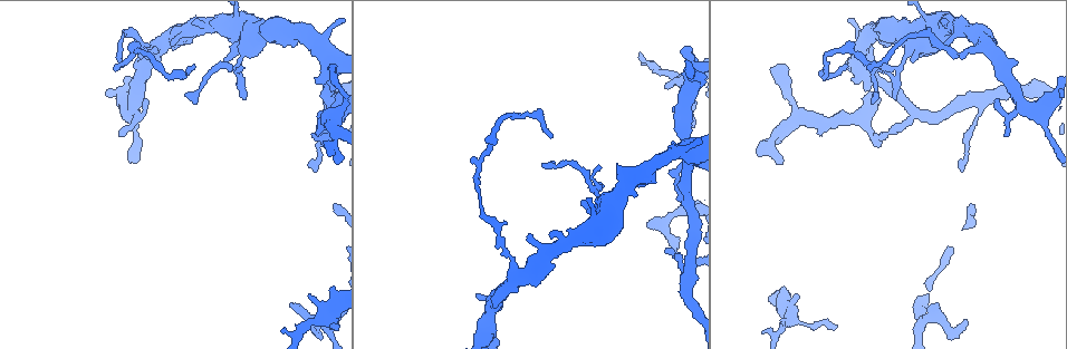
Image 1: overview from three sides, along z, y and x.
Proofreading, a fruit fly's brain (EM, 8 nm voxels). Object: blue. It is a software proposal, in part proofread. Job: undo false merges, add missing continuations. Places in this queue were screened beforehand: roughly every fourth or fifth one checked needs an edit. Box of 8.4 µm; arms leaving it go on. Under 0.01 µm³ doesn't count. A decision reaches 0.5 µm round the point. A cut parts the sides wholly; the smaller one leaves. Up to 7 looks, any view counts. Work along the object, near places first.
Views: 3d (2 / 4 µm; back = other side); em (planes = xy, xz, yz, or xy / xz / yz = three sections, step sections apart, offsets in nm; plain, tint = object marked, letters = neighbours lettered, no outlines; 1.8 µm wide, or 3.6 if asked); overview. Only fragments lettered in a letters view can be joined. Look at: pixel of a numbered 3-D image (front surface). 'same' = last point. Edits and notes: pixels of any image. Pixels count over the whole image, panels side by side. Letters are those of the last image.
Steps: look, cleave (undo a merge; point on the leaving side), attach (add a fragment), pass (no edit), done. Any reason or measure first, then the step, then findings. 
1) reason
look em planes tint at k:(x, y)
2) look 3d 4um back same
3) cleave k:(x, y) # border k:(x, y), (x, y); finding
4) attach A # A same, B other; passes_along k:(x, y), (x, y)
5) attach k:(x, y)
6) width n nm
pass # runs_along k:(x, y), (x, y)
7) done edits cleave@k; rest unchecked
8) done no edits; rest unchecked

free end
look 3d 4um at 1:(332, 71)

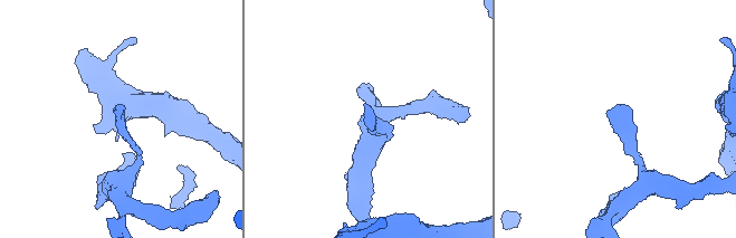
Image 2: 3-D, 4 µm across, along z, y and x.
need the tissue
look em xy step 4 tint at 2:(364, 104)

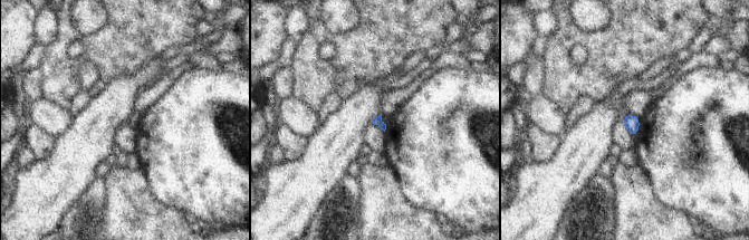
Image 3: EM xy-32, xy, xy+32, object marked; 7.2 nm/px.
cut it another way
look em planes letters same

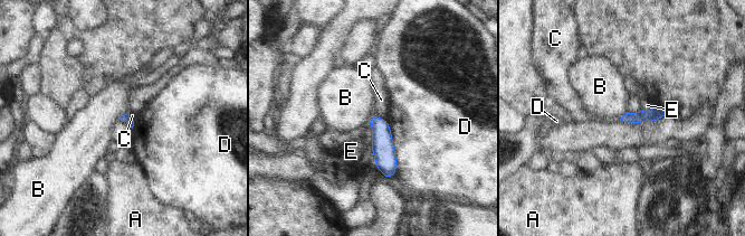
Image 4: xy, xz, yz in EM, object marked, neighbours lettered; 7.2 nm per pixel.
pass # A other, B other, C other, D other, E other; runs_along 4:(373, 119), (380, 126), (390, 175); none of them fits

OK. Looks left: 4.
look em xy step 16 letters at 1:(673, 140)

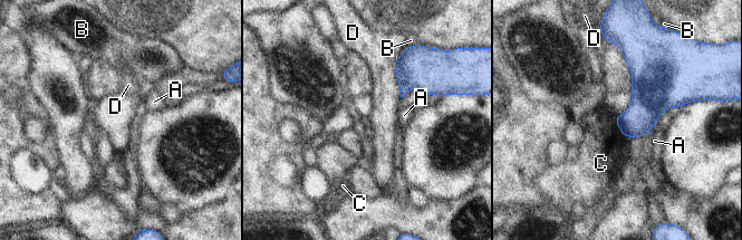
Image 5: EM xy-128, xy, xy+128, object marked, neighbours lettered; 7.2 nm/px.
another direction
look em planes letters same

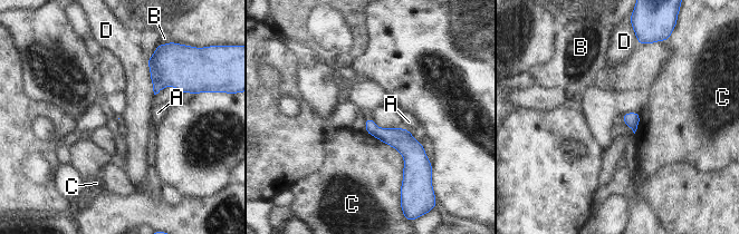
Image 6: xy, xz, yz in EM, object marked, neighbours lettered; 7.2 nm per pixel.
pass # A other, B other, C other, D other; runs_along 6:(367, 122), (422, 158); no lettered fragment goes on from it

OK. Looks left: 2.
branch stops here
look em planes letters at 1:(307, 296)

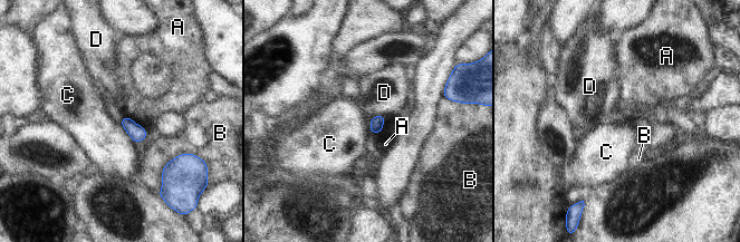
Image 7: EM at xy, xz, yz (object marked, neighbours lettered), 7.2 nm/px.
pass # A other, B other, C other, D other; no lettered fragment goes on from it

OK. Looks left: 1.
done no edits; rest unchecked

